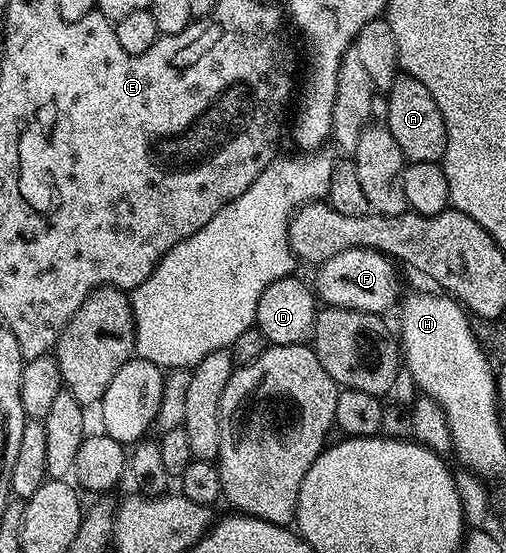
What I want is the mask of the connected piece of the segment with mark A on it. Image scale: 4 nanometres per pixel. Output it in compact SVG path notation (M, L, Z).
M403 73L400 79L395 79L391 83L391 88L385 91L388 105L388 117L385 122L387 132L397 141L397 149L401 149L404 160L407 163L439 163L442 160L447 148L447 134L445 133L445 121L425 85L417 81L413 76Z

